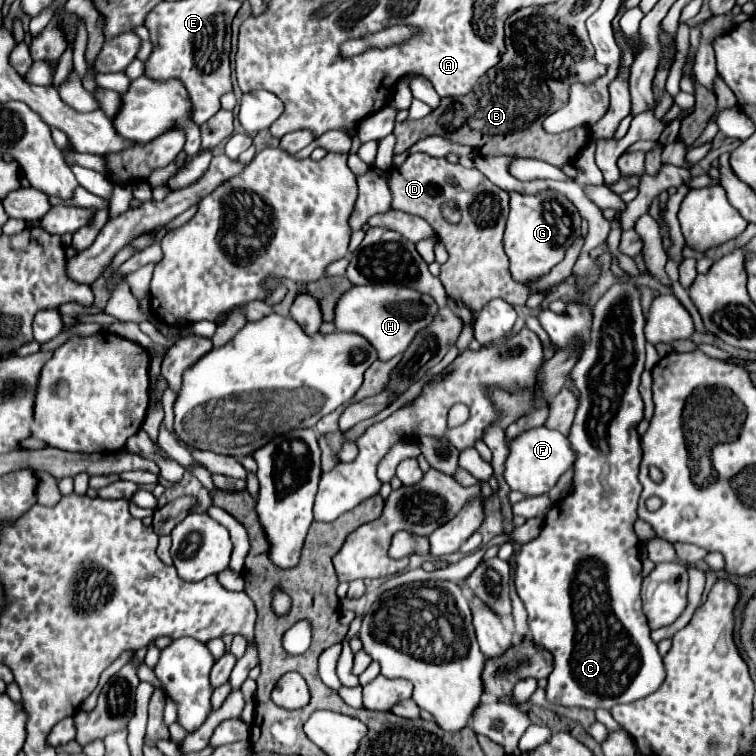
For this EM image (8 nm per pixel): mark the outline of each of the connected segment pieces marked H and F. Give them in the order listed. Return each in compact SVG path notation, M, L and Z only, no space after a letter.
M354 286L338 300L334 324L338 332L356 332L366 336L376 348L380 360L390 360L402 354L414 336L434 322L438 304L430 294L422 294L412 286Z
M532 428L530 432L524 432L524 436L518 436L518 440L512 442L510 454L506 458L506 472L504 478L510 486L510 490L522 492L524 496L542 496L548 494L560 480L560 476L574 468L574 450L570 446L570 440L562 436L558 430Z

